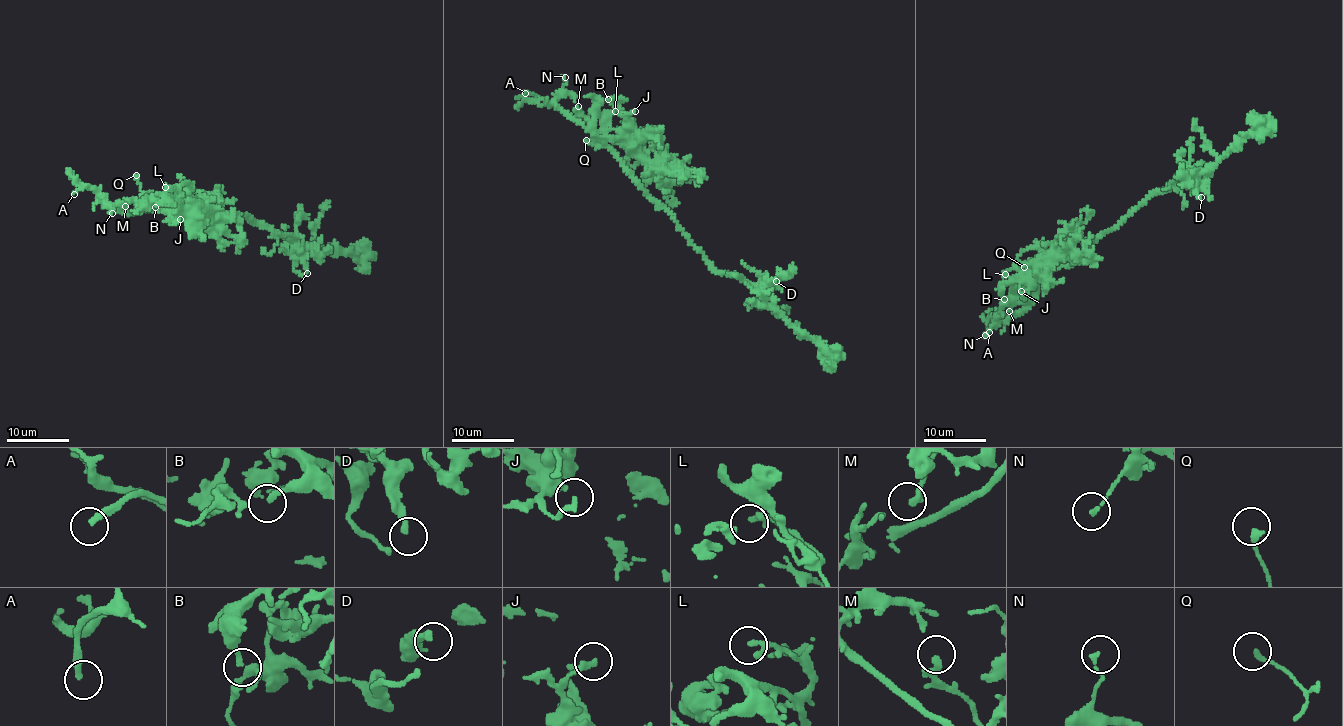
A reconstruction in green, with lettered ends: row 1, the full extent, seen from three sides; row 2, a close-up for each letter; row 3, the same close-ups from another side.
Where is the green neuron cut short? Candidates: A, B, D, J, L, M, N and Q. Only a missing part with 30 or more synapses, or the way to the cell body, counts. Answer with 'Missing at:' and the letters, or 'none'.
Missing at: A

